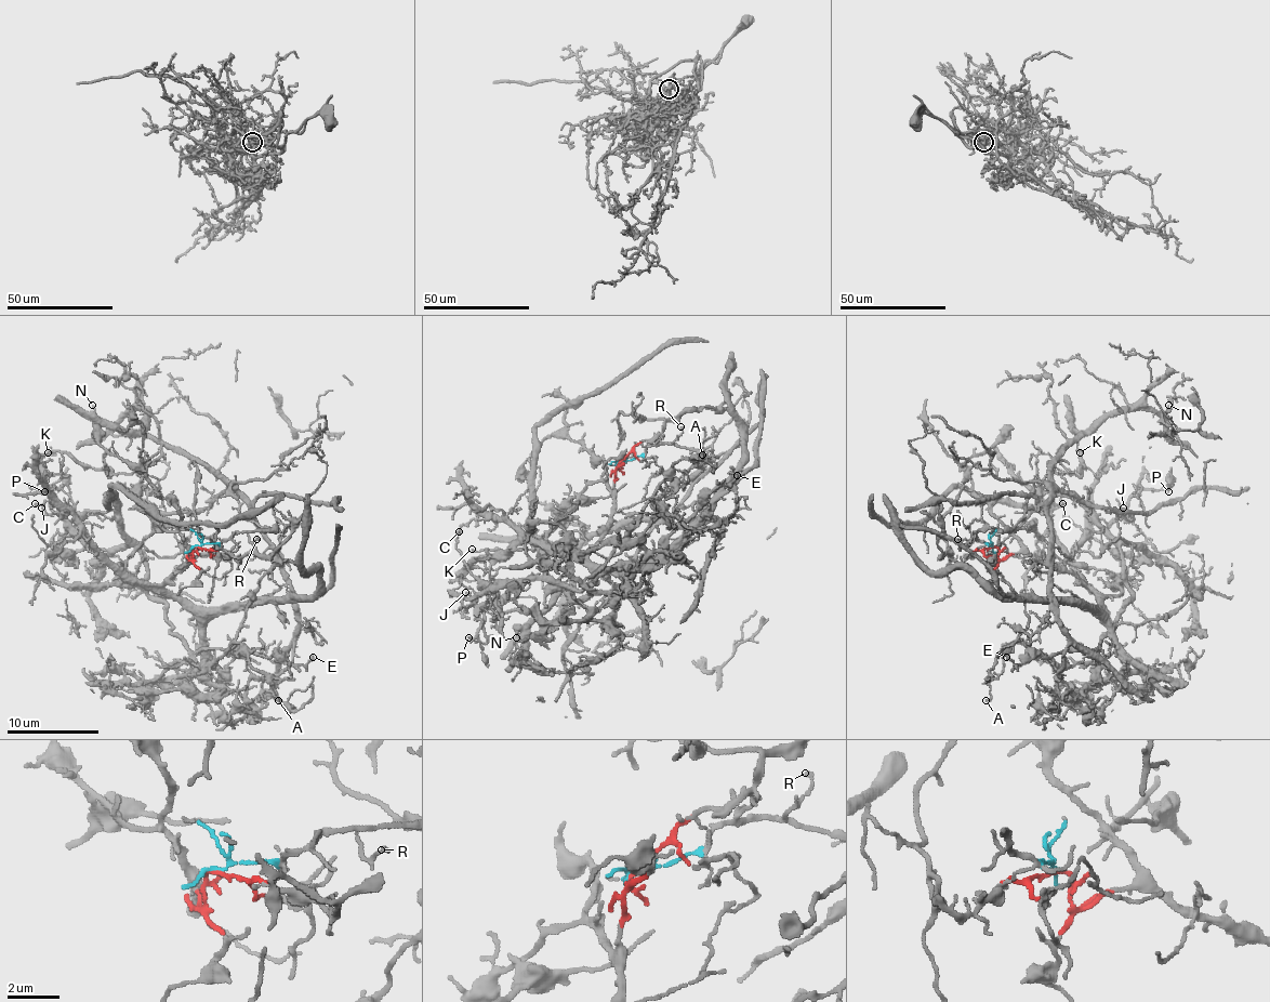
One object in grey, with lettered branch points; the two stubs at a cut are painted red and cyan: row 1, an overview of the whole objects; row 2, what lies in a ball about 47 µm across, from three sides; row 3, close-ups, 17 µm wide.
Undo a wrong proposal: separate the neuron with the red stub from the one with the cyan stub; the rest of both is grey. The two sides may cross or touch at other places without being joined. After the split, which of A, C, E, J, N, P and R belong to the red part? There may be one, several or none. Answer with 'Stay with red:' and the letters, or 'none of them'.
Stay with red: A, C, E, J, P

